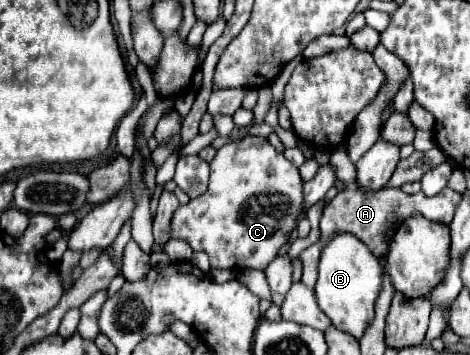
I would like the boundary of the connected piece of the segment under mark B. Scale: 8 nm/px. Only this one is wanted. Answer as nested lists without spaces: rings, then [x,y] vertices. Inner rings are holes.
[[[337,232],[323,246],[319,256],[319,274],[315,284],[317,306],[331,318],[337,330],[361,338],[363,330],[373,318],[375,298],[381,288],[381,262],[379,258],[353,234]]]

